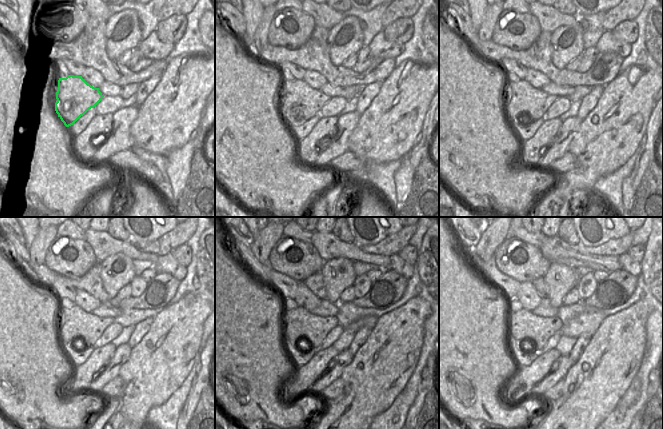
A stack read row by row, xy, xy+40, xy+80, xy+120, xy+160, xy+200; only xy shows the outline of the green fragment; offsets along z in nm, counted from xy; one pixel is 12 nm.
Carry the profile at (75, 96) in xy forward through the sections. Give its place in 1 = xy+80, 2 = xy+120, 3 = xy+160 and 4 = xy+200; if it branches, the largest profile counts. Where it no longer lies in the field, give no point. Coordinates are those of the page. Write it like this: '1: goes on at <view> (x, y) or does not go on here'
1: goes on at xy+80 (526, 104)
2: goes on at xy+120 (77, 324)
3: goes on at xy+160 (299, 323)
4: goes on at xy+200 (524, 325)

